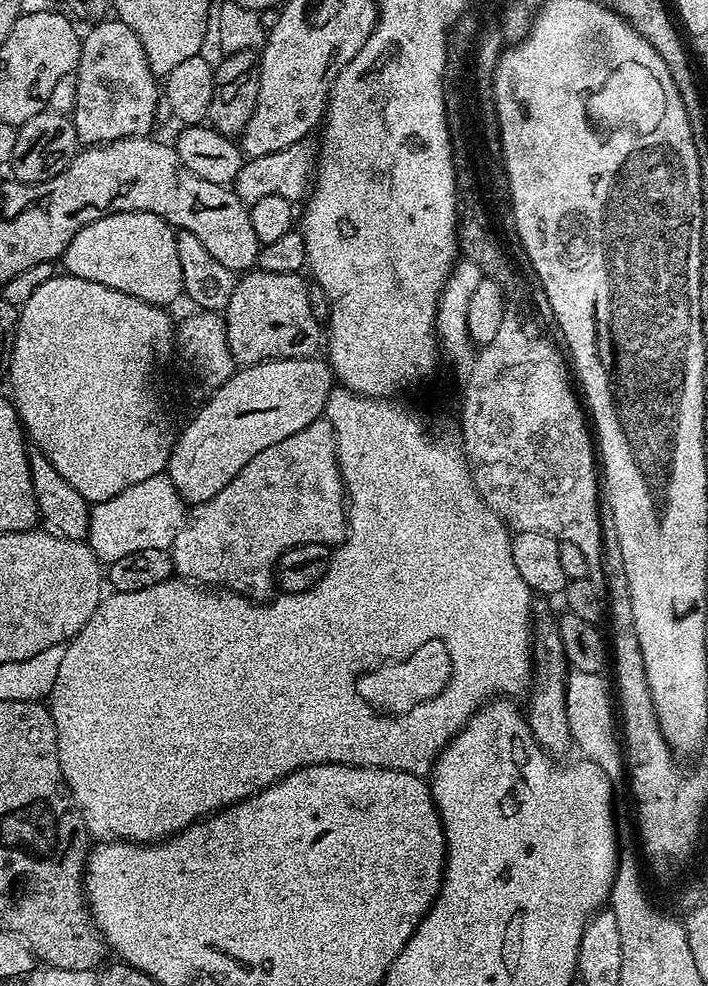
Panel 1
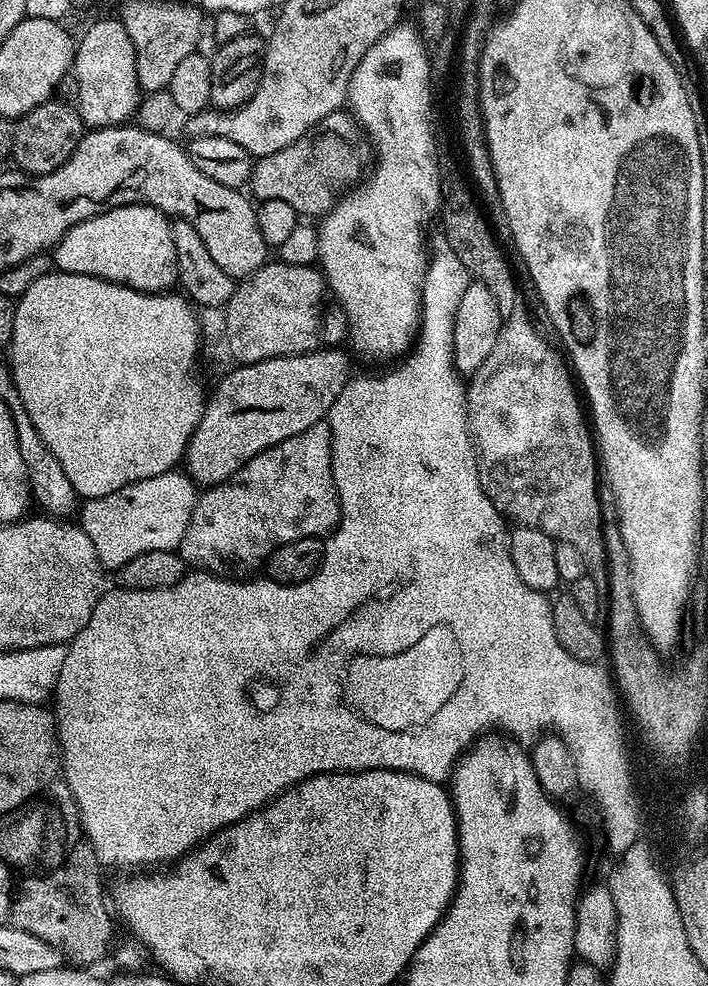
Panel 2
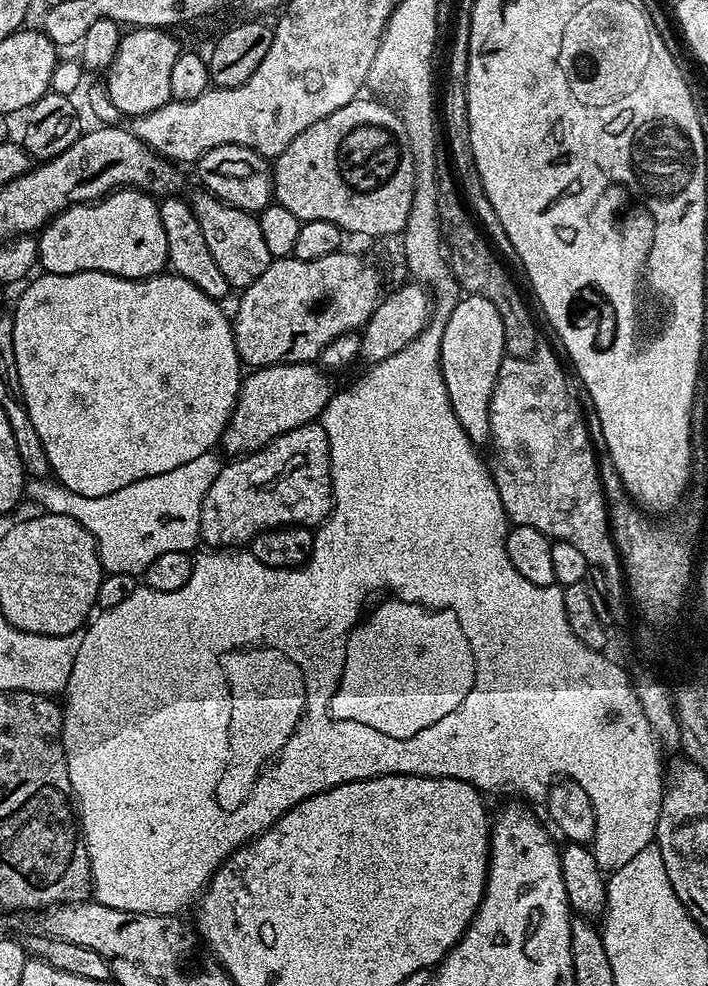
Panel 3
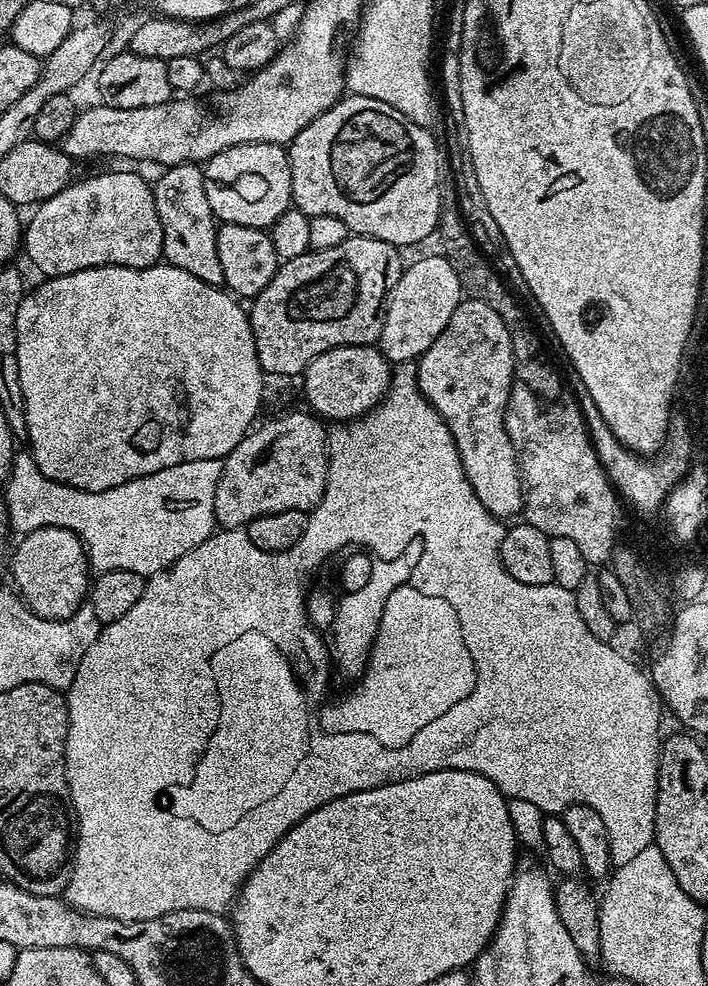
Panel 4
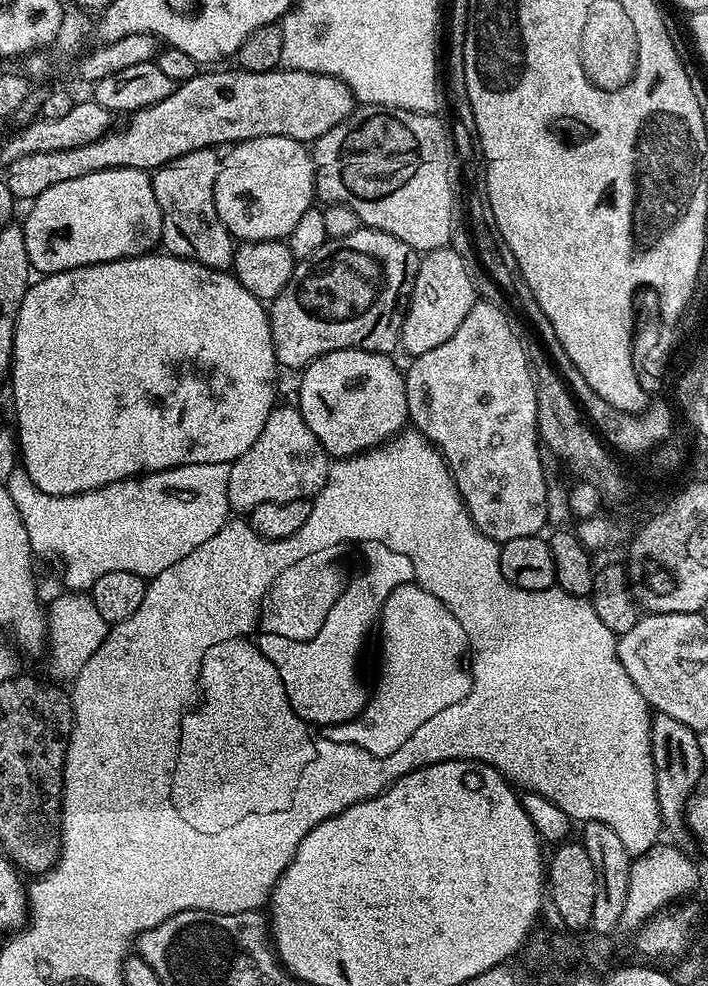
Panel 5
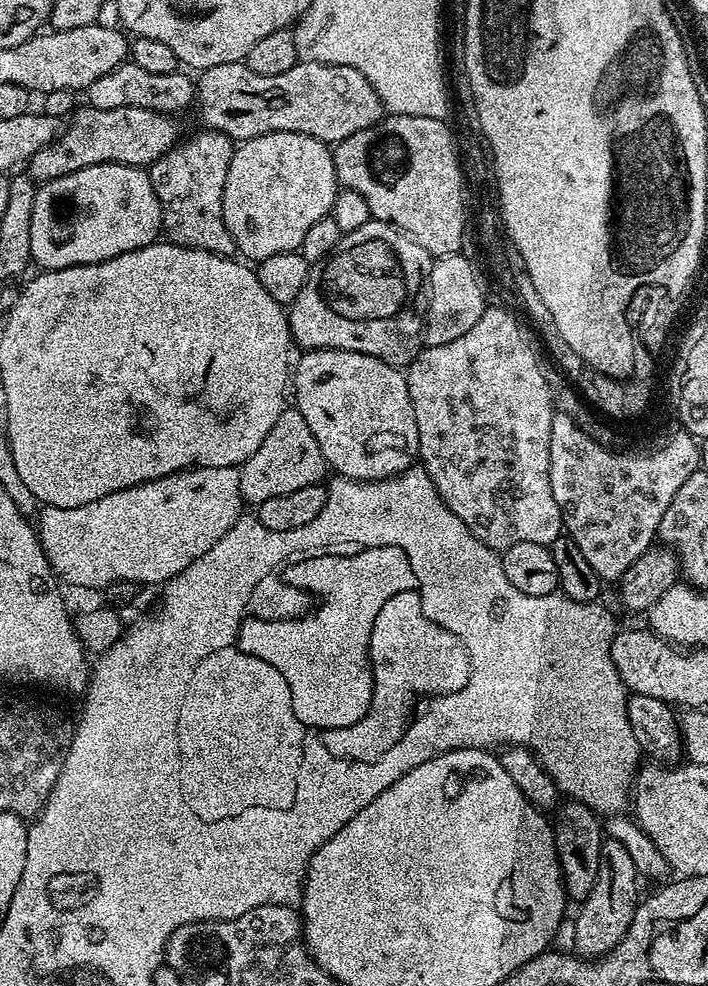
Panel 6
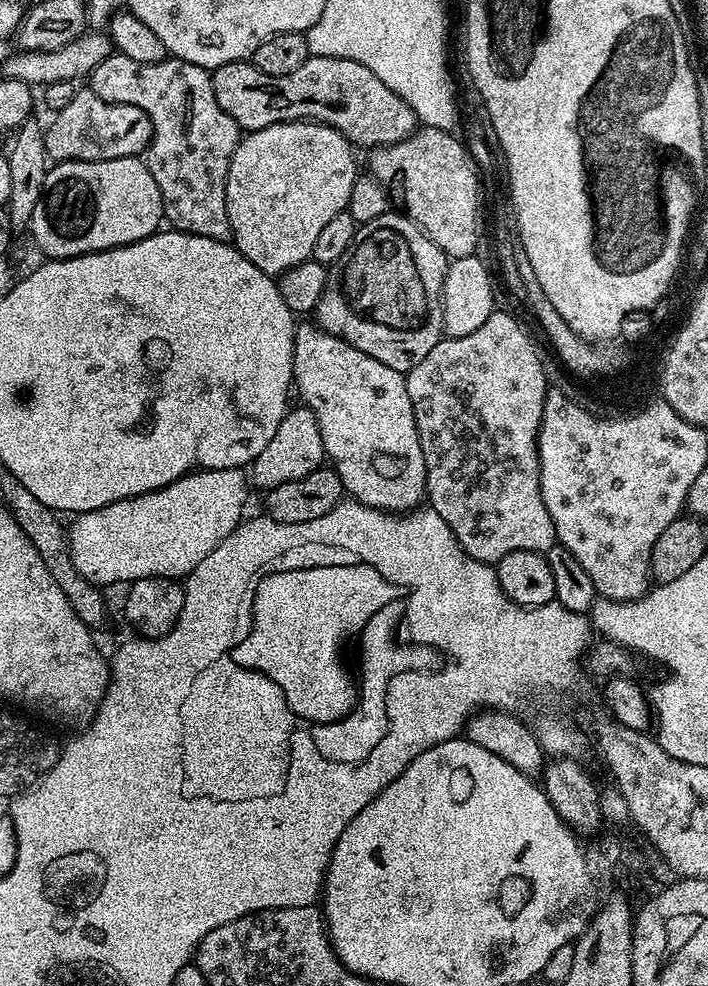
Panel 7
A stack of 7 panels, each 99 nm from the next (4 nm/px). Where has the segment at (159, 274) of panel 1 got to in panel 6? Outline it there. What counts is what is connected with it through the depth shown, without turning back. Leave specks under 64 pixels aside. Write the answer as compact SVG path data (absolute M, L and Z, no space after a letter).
M129 164L86 166L86 170L74 170L74 174L66 174L66 178L54 178L37 187L34 218L30 218L31 263L41 264L41 269L51 270L106 262L118 254L157 243L161 232L160 199L158 194L154 194L154 186L144 168L135 168Z

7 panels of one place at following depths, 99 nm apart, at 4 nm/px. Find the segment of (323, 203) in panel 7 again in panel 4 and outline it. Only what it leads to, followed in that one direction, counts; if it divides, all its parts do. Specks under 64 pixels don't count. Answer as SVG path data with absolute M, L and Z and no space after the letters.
M239 144L214 154L203 170L206 198L217 221L268 230L285 210L293 207L290 162L281 145Z

